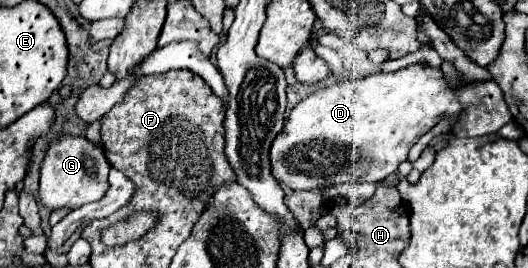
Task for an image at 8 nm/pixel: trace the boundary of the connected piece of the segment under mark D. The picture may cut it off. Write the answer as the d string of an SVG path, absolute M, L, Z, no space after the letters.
M414 63L398 71L378 71L368 77L350 77L342 83L314 91L290 111L284 131L274 139L270 149L272 175L278 183L288 185L290 189L314 189L344 181L380 181L398 171L398 165L406 161L412 145L440 119L456 119L450 129L454 137L478 137L502 129L504 123L512 119L512 113L496 81L464 83L458 79L456 85L450 85L440 69L422 63Z

